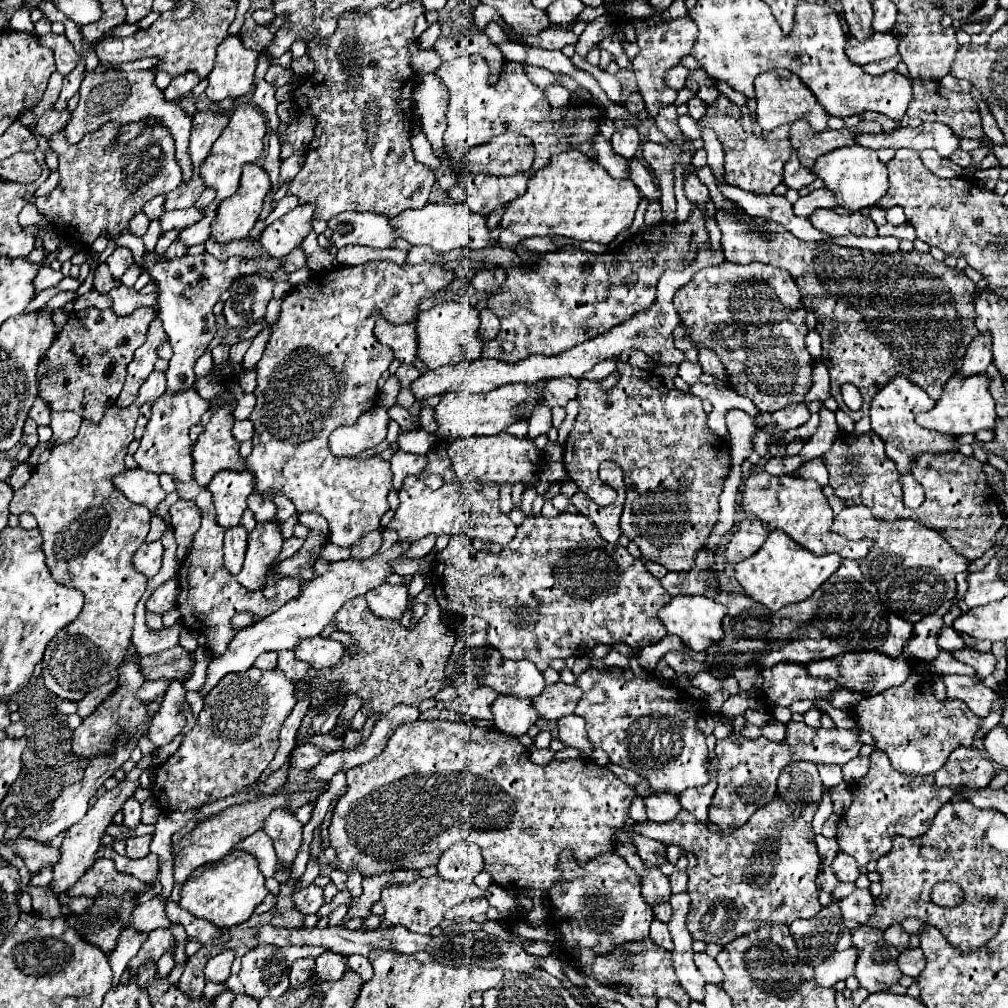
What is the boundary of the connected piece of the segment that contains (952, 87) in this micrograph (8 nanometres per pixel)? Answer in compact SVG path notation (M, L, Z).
M945 75L945 79L941 79L941 85L943 85L945 89L949 89L949 91L965 91L965 93L969 93L971 87L973 87L973 85L969 85L967 81L955 79L955 77L951 77L951 75Z

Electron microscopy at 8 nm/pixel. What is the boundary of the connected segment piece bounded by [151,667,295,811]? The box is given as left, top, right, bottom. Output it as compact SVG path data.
M251 667L245 673L225 675L205 697L203 711L181 747L153 773L153 797L165 811L189 811L235 795L255 783L269 767L279 747L283 721L295 707L295 685L279 671Z

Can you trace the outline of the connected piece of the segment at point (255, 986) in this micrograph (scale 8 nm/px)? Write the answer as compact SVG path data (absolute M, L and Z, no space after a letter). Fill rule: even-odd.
M259 945L255 949L251 949L241 963L241 971L239 971L239 979L245 987L245 993L257 1001L261 1001L263 997L273 997L277 999L279 995L283 995L289 989L289 969L291 963L299 957L319 957L317 947L273 947L273 945Z

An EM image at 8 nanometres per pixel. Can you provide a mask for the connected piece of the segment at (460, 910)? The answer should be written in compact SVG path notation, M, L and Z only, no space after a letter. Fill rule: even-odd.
M485 897L481 899L469 899L469 901L463 901L455 907L451 907L447 913L445 913L445 919L447 921L455 921L455 919L471 919L479 913L487 913L489 909L489 903Z

